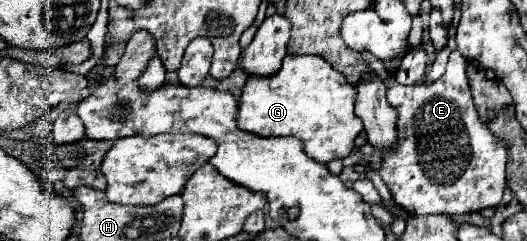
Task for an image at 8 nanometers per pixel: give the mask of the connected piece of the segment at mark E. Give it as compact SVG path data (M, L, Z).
M452 51L446 73L430 85L404 87L396 83L396 71L388 73L387 99L398 111L398 149L382 155L380 177L392 193L392 199L410 215L460 215L496 207L506 189L506 145L480 121L474 99L470 109L470 87L466 79L466 59Z

